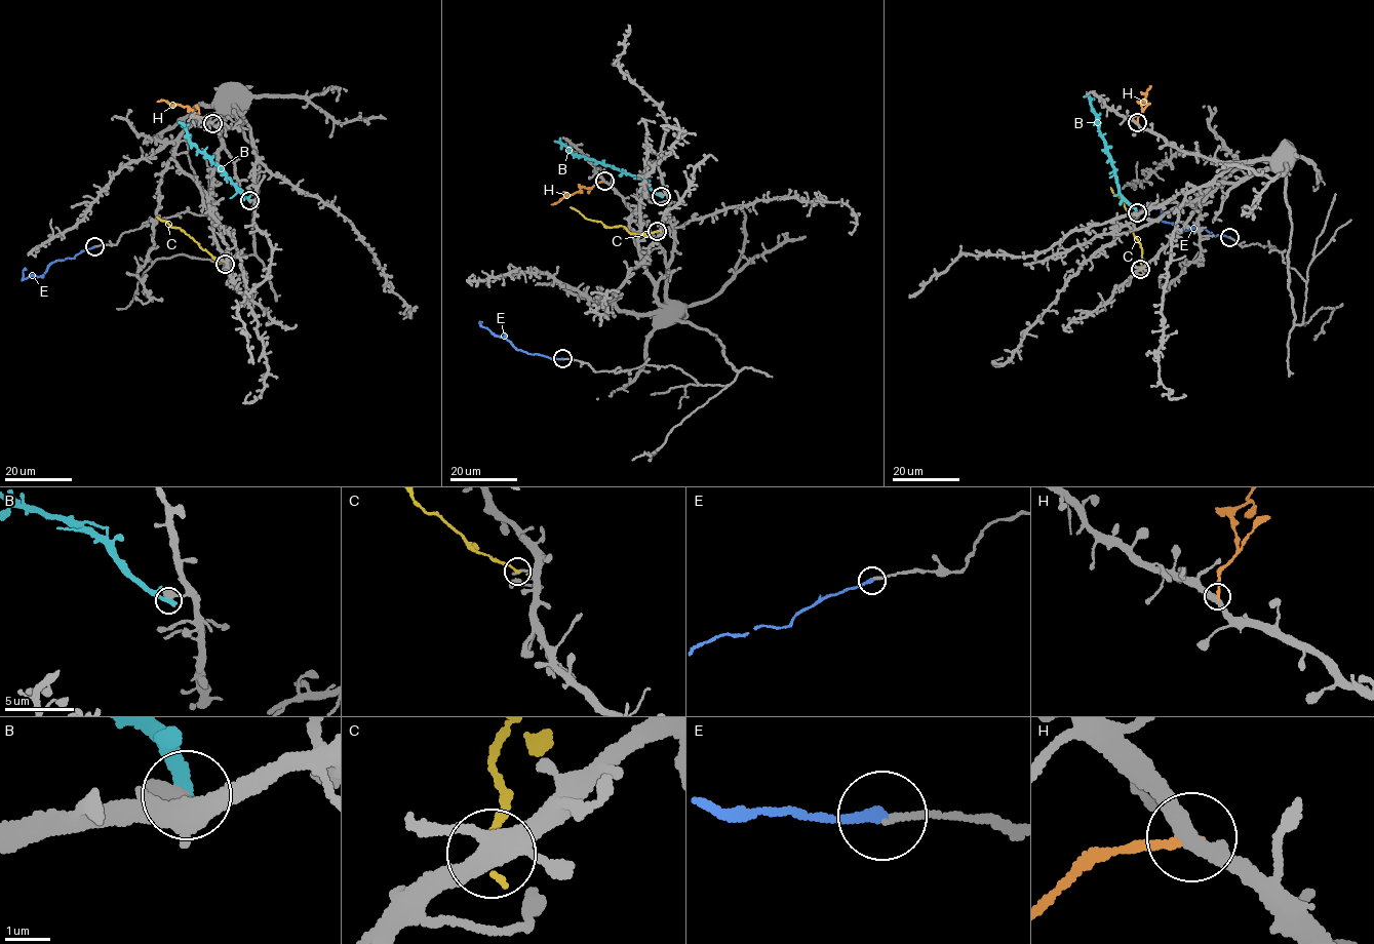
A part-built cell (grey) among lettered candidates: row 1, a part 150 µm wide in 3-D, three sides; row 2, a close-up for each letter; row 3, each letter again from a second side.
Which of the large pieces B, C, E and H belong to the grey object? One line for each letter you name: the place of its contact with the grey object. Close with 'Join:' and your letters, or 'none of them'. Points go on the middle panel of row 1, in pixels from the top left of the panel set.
E: Touches grey at (562, 358)
Join: E

